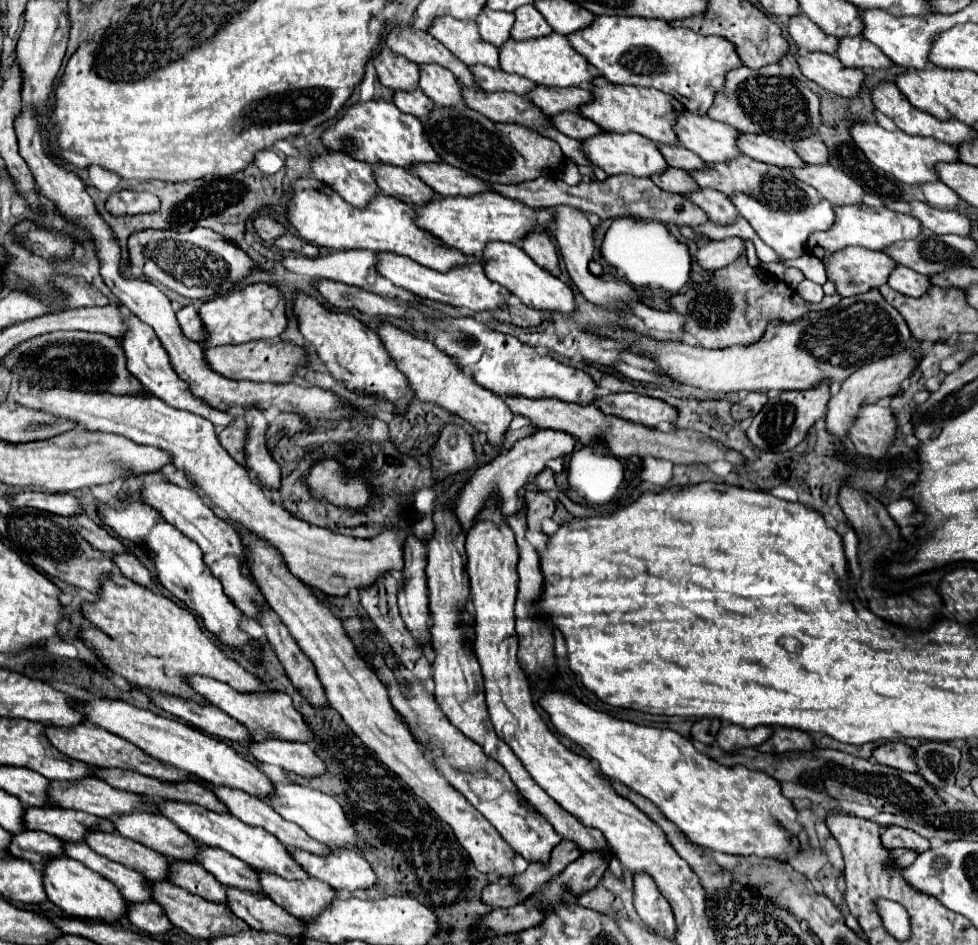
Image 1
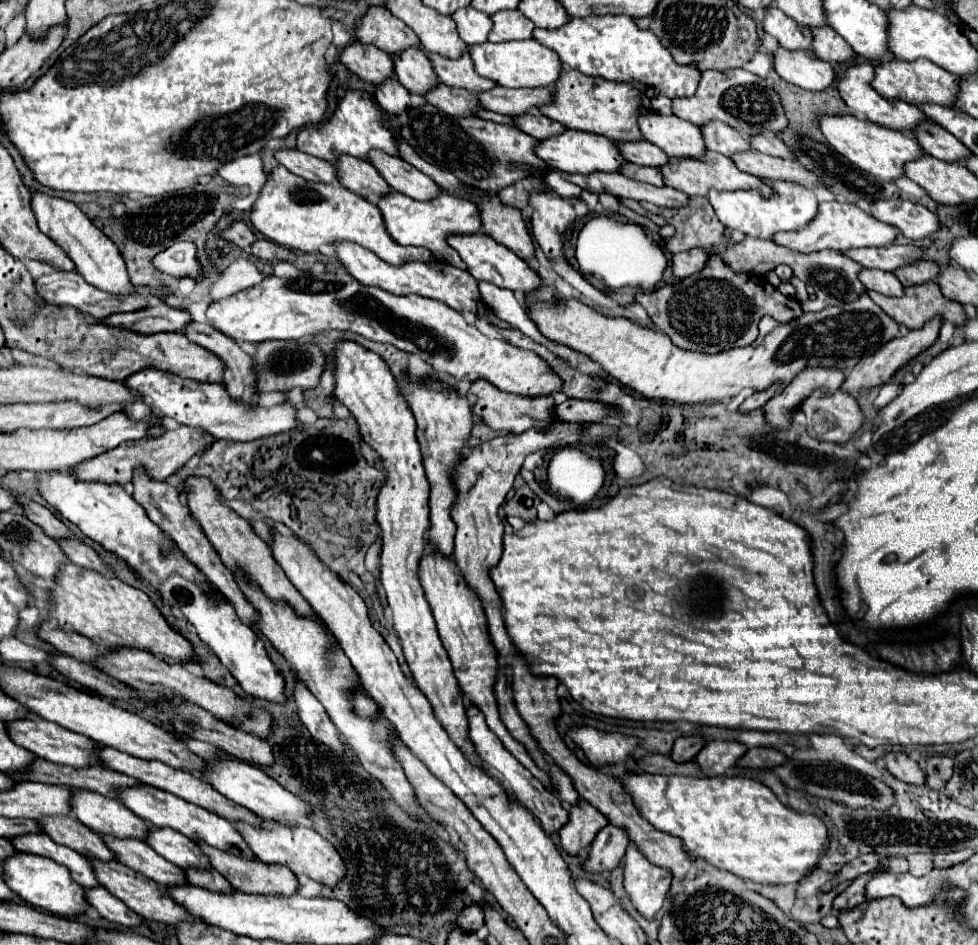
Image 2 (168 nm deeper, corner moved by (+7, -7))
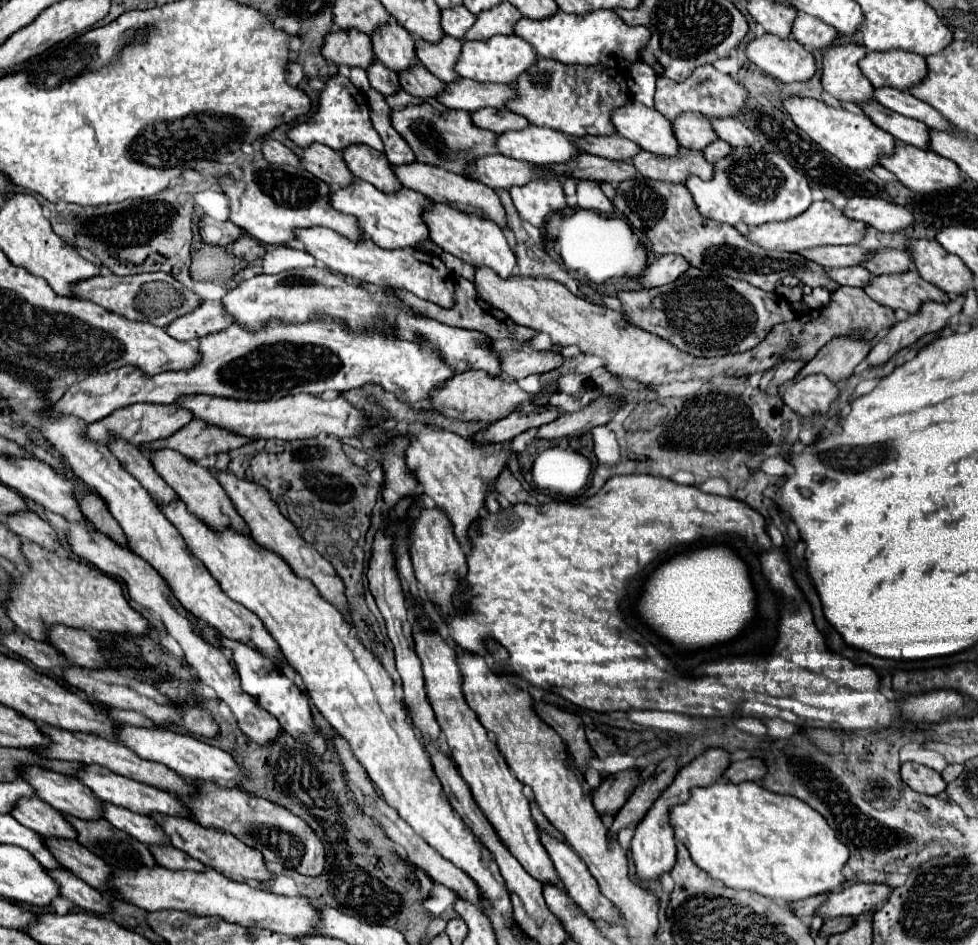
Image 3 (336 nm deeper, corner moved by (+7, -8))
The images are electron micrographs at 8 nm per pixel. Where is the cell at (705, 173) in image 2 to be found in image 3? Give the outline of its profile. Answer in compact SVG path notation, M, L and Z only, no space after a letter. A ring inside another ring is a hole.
M681 149L675 157L661 157L649 151L641 151L641 155L635 155L631 163L643 177L665 183L685 185L687 177L713 179L713 165L705 161L701 151L691 149Z

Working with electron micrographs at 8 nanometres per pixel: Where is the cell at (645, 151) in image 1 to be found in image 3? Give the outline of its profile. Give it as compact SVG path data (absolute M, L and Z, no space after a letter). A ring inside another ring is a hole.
M527 127L523 131L507 131L497 139L497 149L505 157L523 159L537 165L569 163L583 151L573 145L569 135L549 127Z

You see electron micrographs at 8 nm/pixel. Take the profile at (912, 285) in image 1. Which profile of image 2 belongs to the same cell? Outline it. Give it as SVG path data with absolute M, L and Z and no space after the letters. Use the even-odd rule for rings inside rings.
M863 268L859 272L859 280L867 290L875 290L875 292L881 292L885 296L903 294L903 284L897 282L895 274L885 272L885 270L867 270L867 268Z

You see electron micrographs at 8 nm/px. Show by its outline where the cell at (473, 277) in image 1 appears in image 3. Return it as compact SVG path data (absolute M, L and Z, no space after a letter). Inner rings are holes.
M325 227L313 229L297 229L297 239L305 245L305 249L333 273L341 273L345 277L353 277L361 283L371 283L381 289L395 289L395 291L409 291L419 299L431 301L441 307L451 307L455 303L455 279L445 267L445 263L437 255L423 253L419 249L381 249L371 239L361 243L353 243L347 237L339 235L337 231Z

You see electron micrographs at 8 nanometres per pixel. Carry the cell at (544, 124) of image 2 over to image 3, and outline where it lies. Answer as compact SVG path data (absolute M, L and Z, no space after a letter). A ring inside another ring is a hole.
M483 109L483 111L475 111L471 117L477 127L495 131L499 135L505 131L523 131L525 127L531 125L525 117L507 109Z

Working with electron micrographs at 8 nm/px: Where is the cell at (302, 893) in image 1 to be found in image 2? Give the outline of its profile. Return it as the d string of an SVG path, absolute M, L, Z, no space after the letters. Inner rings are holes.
M197 840L197 846L201 848L201 852L209 858L209 864L219 870L227 882L237 888L237 890L245 890L247 894L295 894L297 892L297 880L295 874L291 870L287 870L285 866L277 866L277 864L265 864L259 862L255 858L247 858L247 856L237 856L231 852L223 852L217 850L205 842Z

